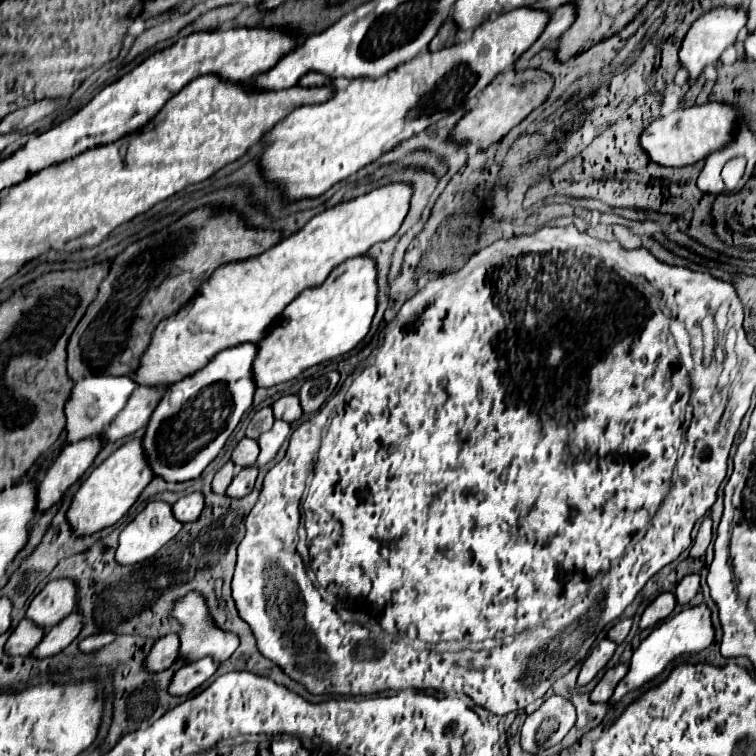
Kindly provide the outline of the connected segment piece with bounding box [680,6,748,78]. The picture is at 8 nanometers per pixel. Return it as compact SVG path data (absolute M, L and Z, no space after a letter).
M720 6L720 8L714 8L714 10L706 12L702 18L698 18L690 26L690 30L688 30L688 34L686 34L684 42L682 42L682 48L680 48L680 62L688 68L690 78L698 78L700 72L704 70L704 66L718 62L720 54L730 44L736 42L738 32L746 26L746 18L748 18L748 14L746 14L746 8L744 6L740 6L740 8Z

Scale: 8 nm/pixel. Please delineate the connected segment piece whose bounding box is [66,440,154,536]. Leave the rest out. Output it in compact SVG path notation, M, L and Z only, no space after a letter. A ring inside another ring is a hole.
M130 440L128 444L120 446L112 456L108 456L98 468L92 470L92 474L80 484L78 492L72 496L70 508L66 512L68 524L72 524L72 532L76 532L76 536L92 536L116 524L136 502L136 498L152 478L154 474L144 458L142 440Z

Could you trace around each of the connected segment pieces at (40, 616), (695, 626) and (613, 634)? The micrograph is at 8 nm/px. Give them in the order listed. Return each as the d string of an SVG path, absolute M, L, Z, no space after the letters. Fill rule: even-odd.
M68 578L50 580L40 594L30 602L26 618L34 620L38 626L48 630L52 624L58 624L76 608L76 584Z
M700 604L700 606L692 606L692 608L682 610L674 618L670 618L664 624L660 624L658 628L654 628L652 634L646 640L642 640L642 644L636 648L636 652L634 652L634 656L630 660L628 674L616 686L616 692L614 692L614 696L612 696L610 702L612 704L618 702L624 694L640 688L648 680L652 680L658 674L662 674L662 670L672 662L672 658L676 658L680 654L700 652L700 650L708 648L712 644L712 640L714 640L714 628L712 628L712 622L710 622L710 610L708 610L708 606Z
M624 618L624 620L618 620L610 630L608 630L608 638L612 640L612 642L616 642L616 644L620 644L626 636L628 636L628 632L630 632L630 626L632 626L632 620L630 618Z

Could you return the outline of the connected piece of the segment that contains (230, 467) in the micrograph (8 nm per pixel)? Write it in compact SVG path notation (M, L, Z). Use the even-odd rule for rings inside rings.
M226 462L226 464L216 472L216 476L214 476L214 480L212 480L212 492L224 494L226 488L228 488L228 484L232 482L232 478L234 478L234 464L232 464L232 462Z

